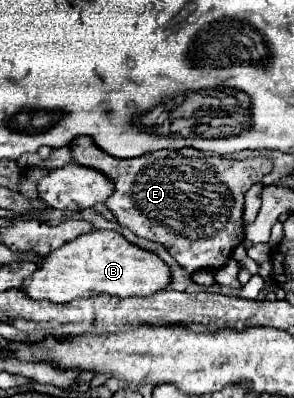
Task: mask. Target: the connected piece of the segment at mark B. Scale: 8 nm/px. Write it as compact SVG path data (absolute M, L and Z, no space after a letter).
M94 230L58 250L52 250L48 258L44 258L38 272L26 280L22 290L34 300L52 300L64 304L94 294L110 294L120 298L152 296L166 290L170 282L170 266L158 254L130 244L116 230Z

